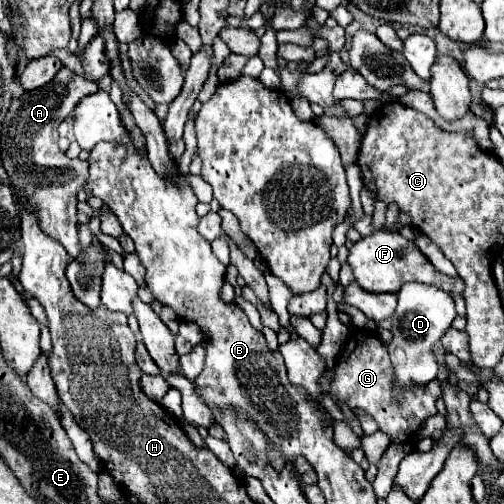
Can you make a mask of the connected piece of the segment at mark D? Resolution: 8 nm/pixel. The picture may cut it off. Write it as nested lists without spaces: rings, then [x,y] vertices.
[[[405,284],[397,292],[399,304],[395,314],[391,316],[393,322],[393,340],[387,346],[391,364],[395,368],[395,384],[399,390],[395,392],[395,398],[401,400],[401,388],[407,384],[427,384],[437,376],[439,364],[435,356],[431,354],[433,342],[439,342],[441,336],[451,328],[453,318],[457,316],[455,312],[455,302],[453,296],[433,288],[433,286],[421,286],[421,284]]]

